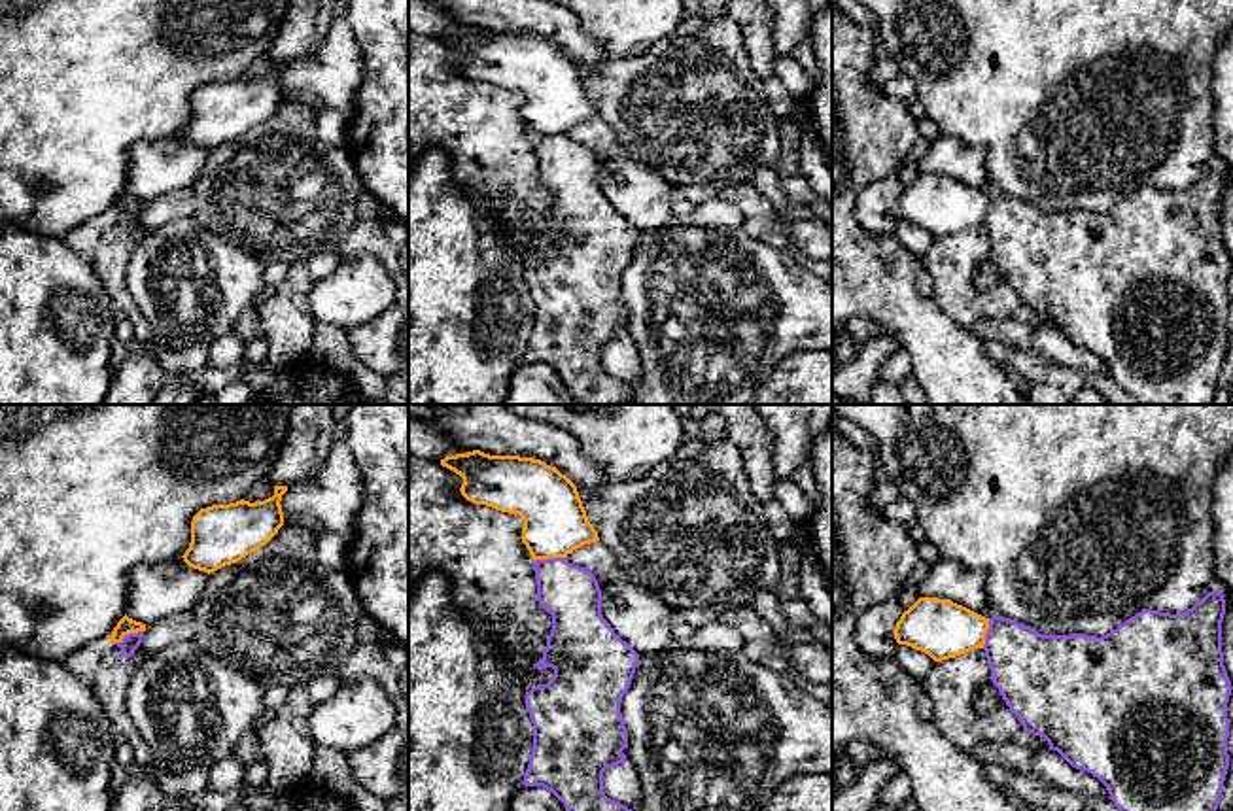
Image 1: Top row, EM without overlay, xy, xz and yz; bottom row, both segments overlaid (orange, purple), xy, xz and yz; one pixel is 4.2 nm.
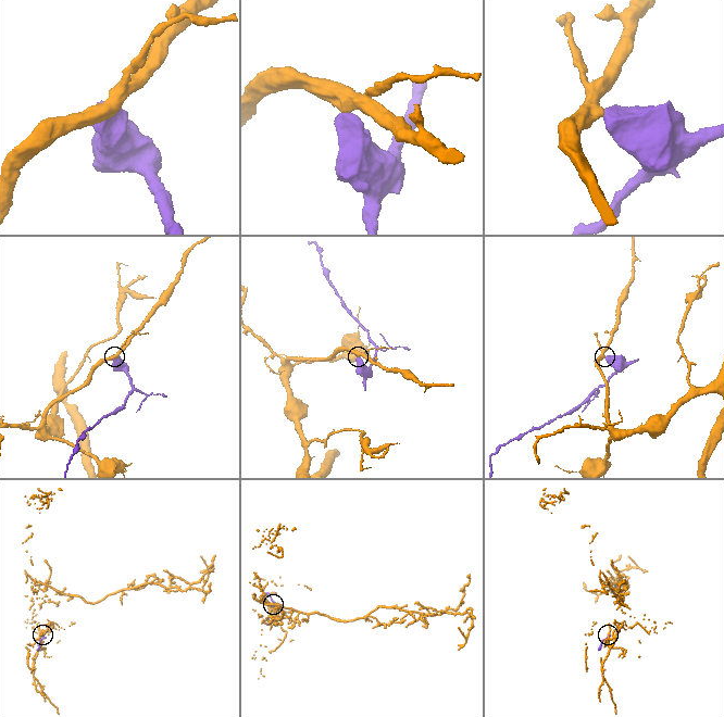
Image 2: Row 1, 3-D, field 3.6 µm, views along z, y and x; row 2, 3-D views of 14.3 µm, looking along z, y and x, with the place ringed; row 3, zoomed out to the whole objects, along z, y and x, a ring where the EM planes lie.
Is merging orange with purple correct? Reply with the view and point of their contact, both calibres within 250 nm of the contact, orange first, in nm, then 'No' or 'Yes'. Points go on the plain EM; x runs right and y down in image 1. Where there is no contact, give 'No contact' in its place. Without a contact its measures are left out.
Touches orange at xy (127, 210). Thickness 70 nm (orange) against 70 nm. No

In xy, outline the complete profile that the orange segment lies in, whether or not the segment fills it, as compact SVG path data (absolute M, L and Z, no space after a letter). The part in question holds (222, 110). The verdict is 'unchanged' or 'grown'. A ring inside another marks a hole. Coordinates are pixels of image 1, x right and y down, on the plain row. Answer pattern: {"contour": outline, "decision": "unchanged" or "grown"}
{"contour": "M274 62L265 78L236 78L200 85L191 98L191 119L183 138L214 149L265 123L284 102L282 72L287 62Z", "decision": "unchanged"}

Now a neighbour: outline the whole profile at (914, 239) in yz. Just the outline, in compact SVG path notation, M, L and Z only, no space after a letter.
M900 221L893 234L902 244L902 248L915 257L923 257L934 242L934 236L929 231L915 227L908 221Z

